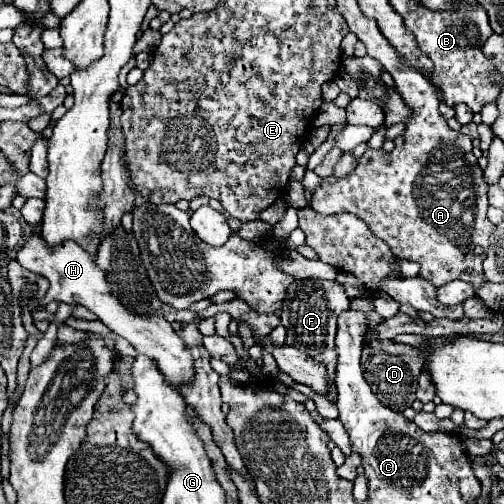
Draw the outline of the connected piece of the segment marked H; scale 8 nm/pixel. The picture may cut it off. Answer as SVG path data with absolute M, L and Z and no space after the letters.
M37 224L31 230L29 240L17 250L17 262L21 266L25 266L27 270L45 276L51 282L45 298L41 300L41 304L37 306L36 310L43 310L53 300L65 302L65 304L73 304L73 306L85 306L91 312L95 312L99 316L99 320L111 332L115 332L115 334L123 336L125 340L129 340L139 354L145 354L151 360L155 360L157 368L163 372L165 378L173 380L173 384L181 386L183 382L189 382L193 378L193 356L191 356L189 348L185 346L185 342L171 328L171 324L165 318L137 316L137 314L129 312L113 296L111 284L109 284L105 272L95 264L95 258L89 256L79 244L65 242L65 244L59 244L57 248L49 248L45 244L43 236L41 236L41 224Z

